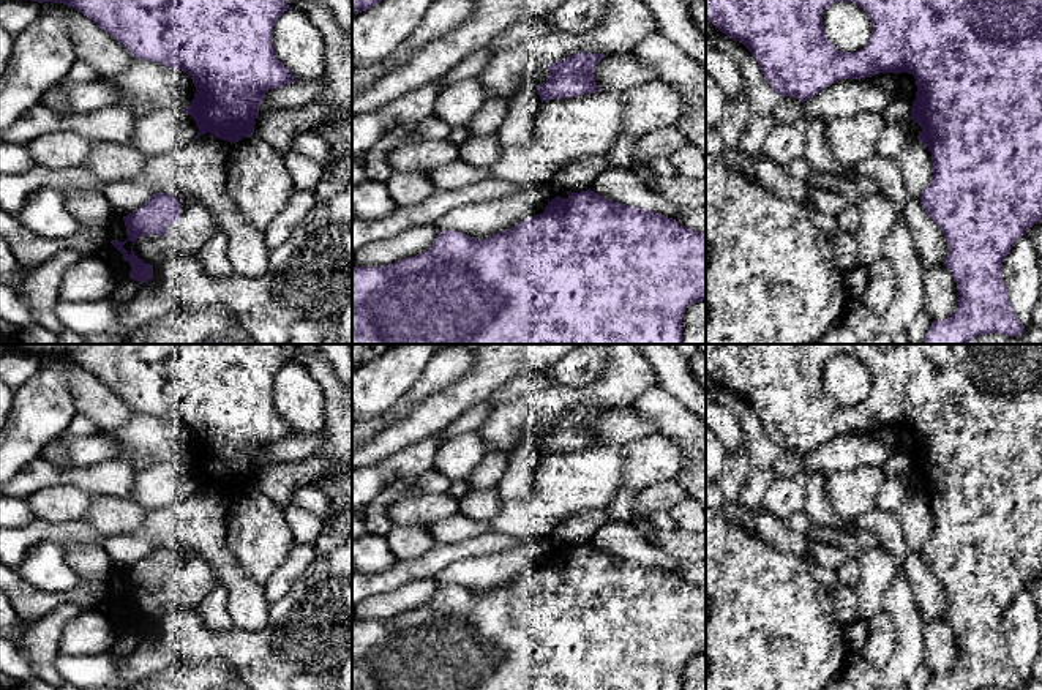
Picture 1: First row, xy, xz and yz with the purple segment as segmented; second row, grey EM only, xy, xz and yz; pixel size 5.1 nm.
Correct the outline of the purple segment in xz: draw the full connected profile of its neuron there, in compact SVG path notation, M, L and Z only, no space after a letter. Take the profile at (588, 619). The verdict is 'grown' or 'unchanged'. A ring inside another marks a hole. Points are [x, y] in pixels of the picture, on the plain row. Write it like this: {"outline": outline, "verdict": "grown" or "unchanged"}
{"outline": "M590 542L581 546L567 545L568 551L564 553L556 549L551 553L543 567L532 570L530 573L521 575L518 579L505 583L502 586L488 589L483 594L477 594L470 589L442 584L437 586L433 600L417 609L388 617L385 621L354 621L352 622L352 690L682 690L682 669L687 662L696 655L706 654L706 586L698 586L680 579L676 573L668 572L662 567L630 561L625 557L606 553Z", "verdict": "unchanged"}

